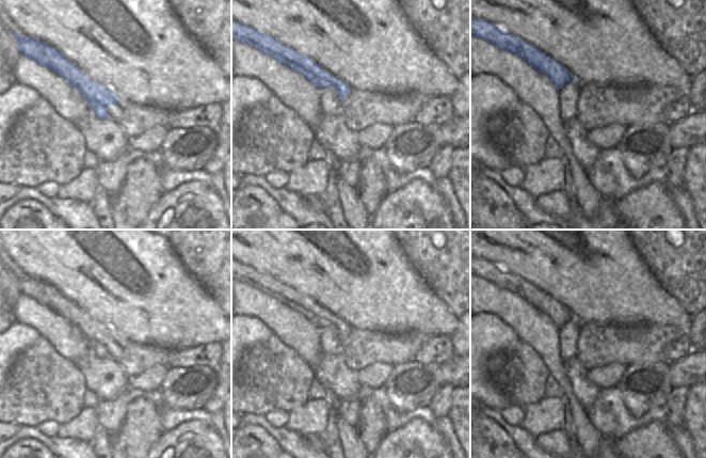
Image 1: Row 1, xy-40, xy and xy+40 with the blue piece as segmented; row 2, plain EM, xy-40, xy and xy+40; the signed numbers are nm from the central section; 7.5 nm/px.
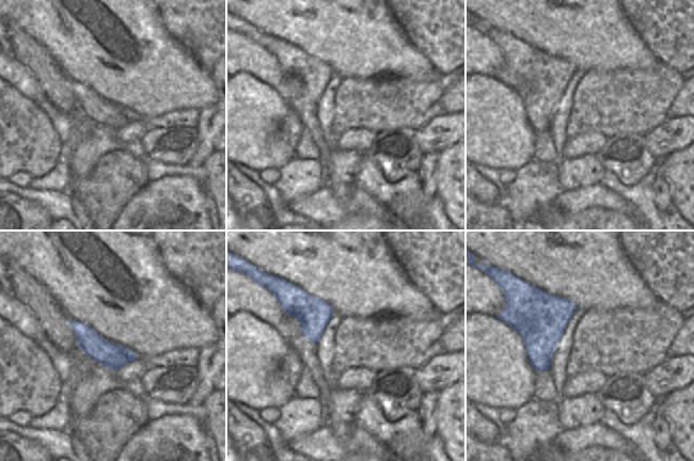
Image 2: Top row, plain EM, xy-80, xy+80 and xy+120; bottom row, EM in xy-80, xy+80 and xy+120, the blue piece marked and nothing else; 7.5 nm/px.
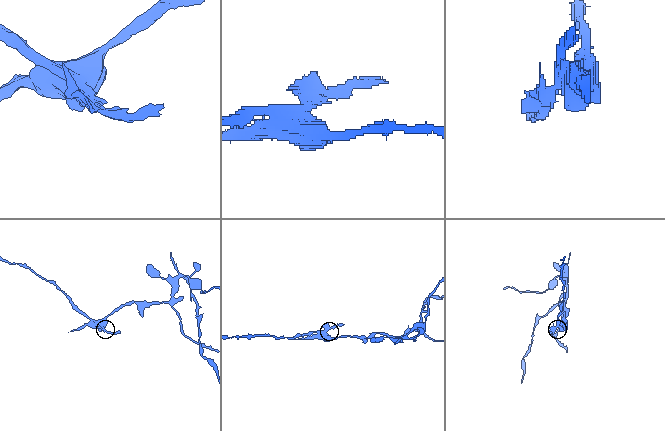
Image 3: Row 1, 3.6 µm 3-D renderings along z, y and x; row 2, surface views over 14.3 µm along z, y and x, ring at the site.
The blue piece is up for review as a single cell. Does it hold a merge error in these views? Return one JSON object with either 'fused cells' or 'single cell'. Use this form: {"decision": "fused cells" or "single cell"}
{"decision": "fused cells"}

